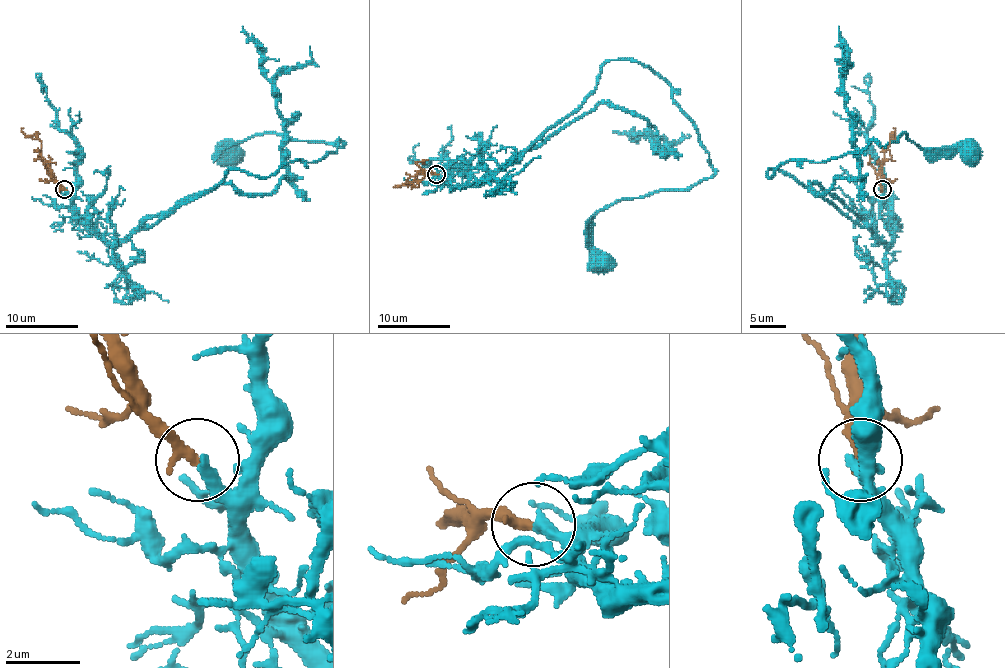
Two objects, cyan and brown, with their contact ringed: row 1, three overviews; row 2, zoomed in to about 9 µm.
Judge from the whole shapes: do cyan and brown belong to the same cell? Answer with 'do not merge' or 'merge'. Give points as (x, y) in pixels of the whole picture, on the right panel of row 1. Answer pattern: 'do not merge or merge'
merge

